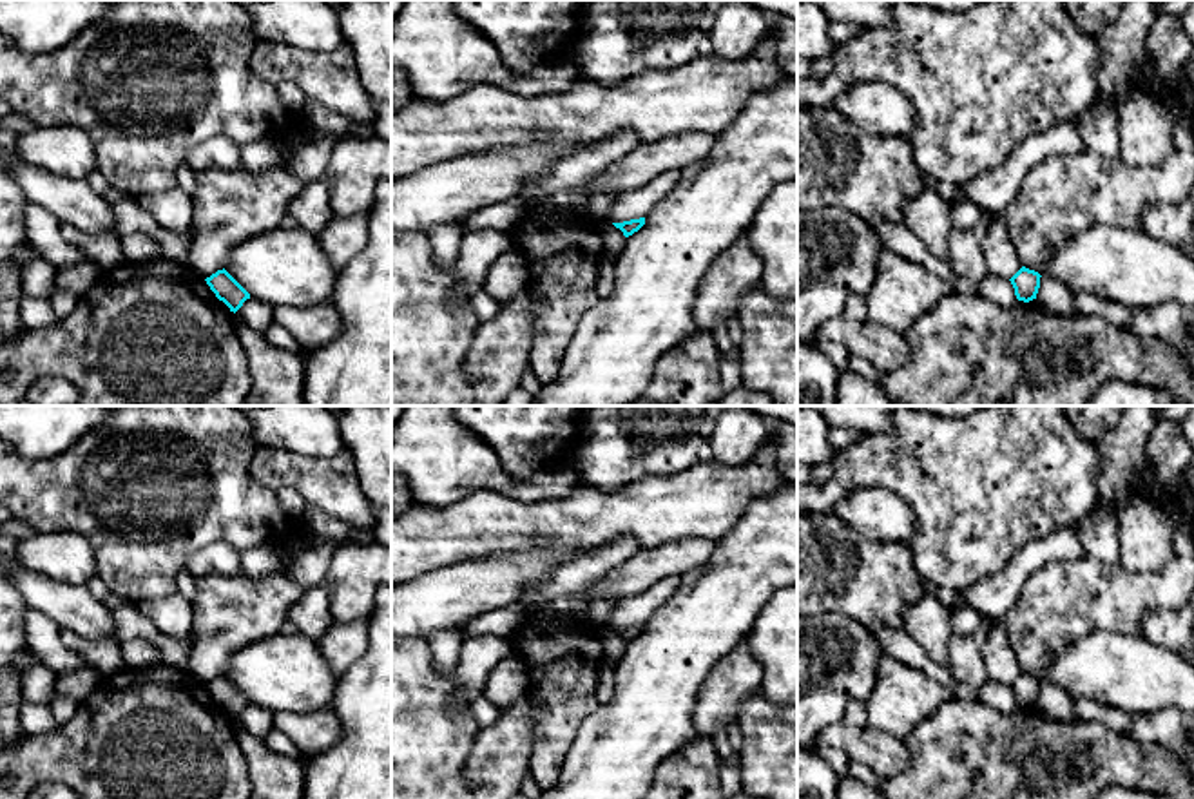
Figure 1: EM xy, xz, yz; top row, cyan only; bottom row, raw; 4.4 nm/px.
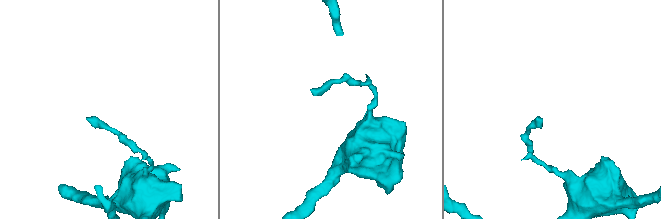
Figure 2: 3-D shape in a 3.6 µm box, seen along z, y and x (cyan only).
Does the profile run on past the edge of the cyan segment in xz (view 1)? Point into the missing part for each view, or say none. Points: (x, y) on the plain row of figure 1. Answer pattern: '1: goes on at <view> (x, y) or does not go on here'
1: does not go on here

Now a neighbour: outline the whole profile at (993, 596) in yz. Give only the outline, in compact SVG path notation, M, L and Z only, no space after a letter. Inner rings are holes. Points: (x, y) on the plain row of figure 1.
M1060 529L1027 544L1004 571L995 573L973 587L960 591L958 607L969 607L982 616L998 621L1015 605L1025 580L1047 562L1067 562L1085 554L1080 534Z

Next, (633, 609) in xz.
M678 576L661 578L638 594L620 598L603 623L592 623L596 629L623 629L647 623L649 618L672 596L678 585Z

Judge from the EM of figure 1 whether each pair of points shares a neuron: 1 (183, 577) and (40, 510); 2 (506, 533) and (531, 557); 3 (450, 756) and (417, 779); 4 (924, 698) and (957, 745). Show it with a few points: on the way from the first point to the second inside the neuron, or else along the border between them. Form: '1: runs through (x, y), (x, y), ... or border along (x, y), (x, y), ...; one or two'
1: border along (185, 566), (176, 575), (176, 591); two
2: border along (566, 548), (520, 546), (481, 558); two
3: runs through (442, 756), (424, 772); one
4: border along (946, 696), (903, 740); two

